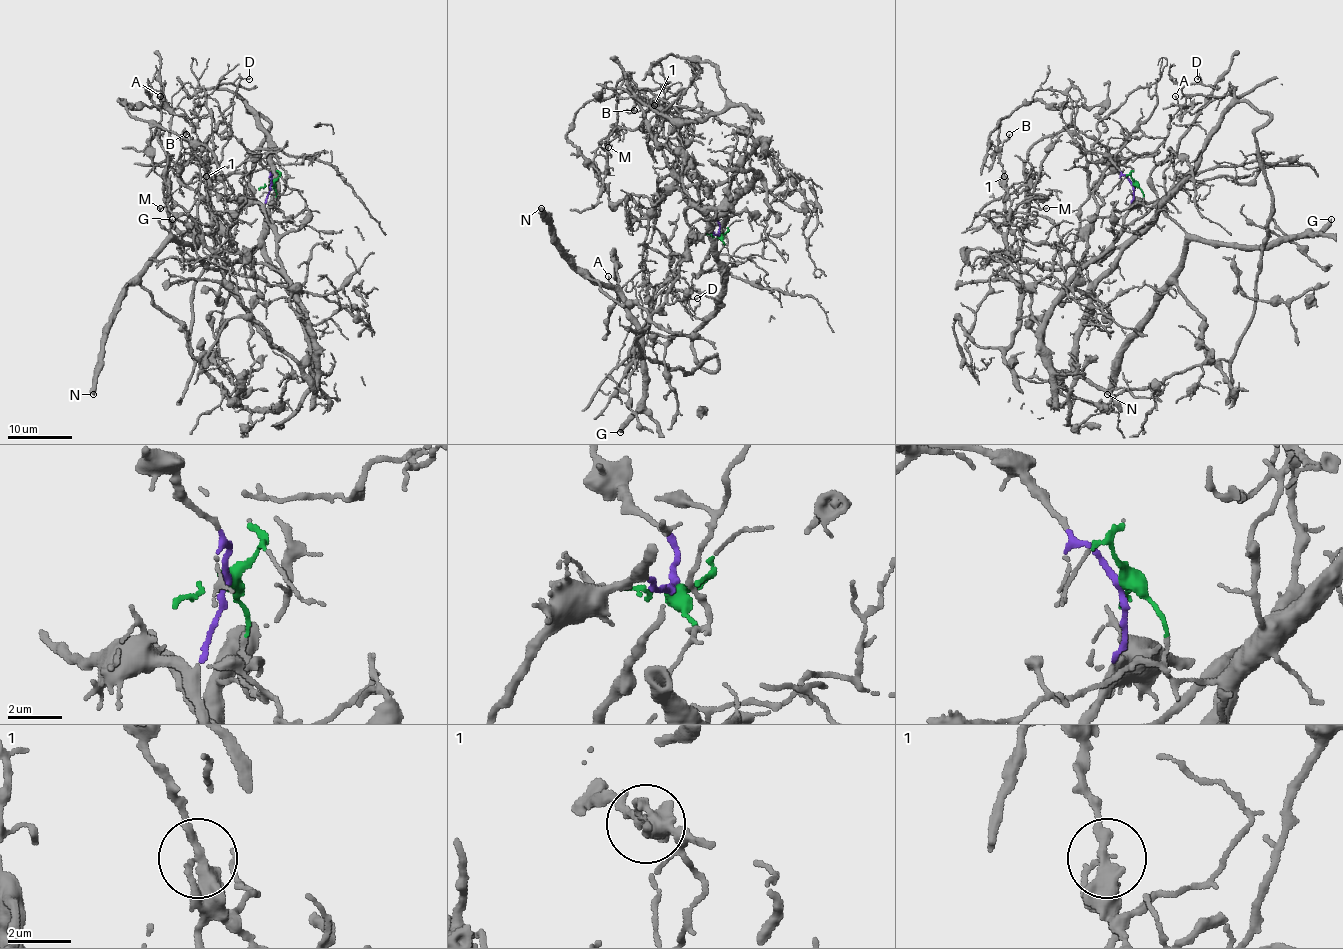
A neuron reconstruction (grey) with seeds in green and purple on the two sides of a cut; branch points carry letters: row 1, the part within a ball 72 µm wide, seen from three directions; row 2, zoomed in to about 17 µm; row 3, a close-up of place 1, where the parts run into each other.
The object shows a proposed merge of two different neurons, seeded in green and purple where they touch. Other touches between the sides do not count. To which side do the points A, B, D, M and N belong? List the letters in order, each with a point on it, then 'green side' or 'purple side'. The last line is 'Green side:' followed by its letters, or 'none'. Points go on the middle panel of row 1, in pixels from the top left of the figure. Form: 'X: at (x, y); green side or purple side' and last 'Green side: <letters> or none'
A: at (608, 276); purple side
B: at (634, 110); purple side
D: at (697, 298); green side
M: at (608, 147); green side
N: at (541, 208); purple side
Green side: D, M

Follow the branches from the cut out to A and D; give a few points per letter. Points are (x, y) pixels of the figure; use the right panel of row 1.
A: (1133, 185), (1122, 231), (1080, 270), (1094, 188), (1109, 166), (1152, 153), (1187, 108), (1174, 95)
D: (1133, 185), (1142, 193), (1142, 204), (1155, 207), (1187, 178), (1235, 89), (1221, 97), (1182, 92), (1197, 79)

